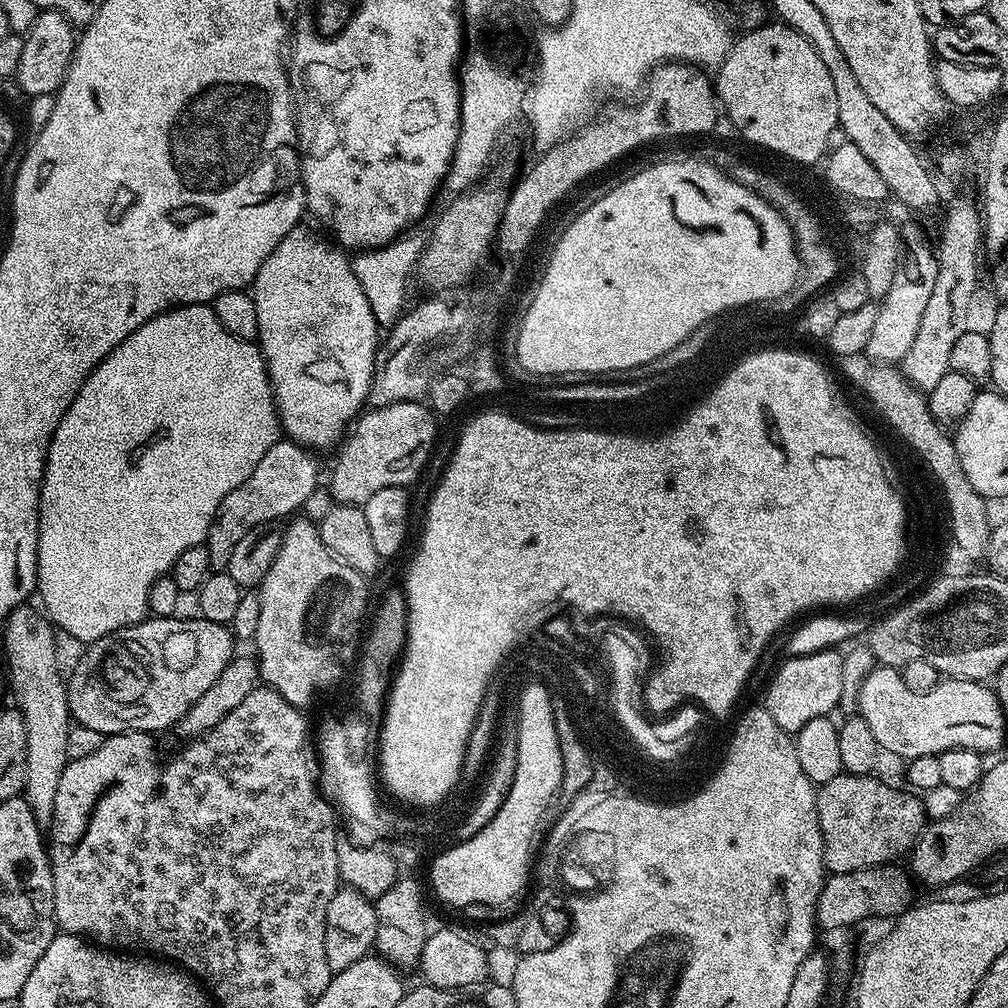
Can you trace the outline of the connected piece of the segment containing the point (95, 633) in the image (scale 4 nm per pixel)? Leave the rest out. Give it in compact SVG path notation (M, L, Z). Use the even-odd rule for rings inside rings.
M182 304L173 306L168 311L162 313L161 316L150 318L142 326L138 326L138 330L134 330L129 334L88 375L86 382L82 386L82 390L78 390L74 402L70 402L70 410L66 410L66 414L62 414L62 422L58 422L58 430L54 430L52 441L48 447L48 457L44 463L44 480L40 483L40 533L38 534L38 546L36 547L36 592L38 593L38 600L40 596L41 602L44 603L42 608L49 621L61 633L64 631L66 635L73 636L76 640L81 640L81 645L84 646L92 644L98 638L106 638L118 630L131 628L133 624L139 624L141 620L149 615L148 599L152 596L152 587L155 586L156 580L162 579L163 576L165 579L171 573L174 562L178 562L178 554L182 554L182 550L186 550L190 546L198 546L207 541L208 531L214 522L214 514L218 510L218 506L222 506L222 498L226 498L226 494L230 494L230 490L234 490L234 486L242 486L242 482L246 482L246 478L250 478L250 474L254 474L254 466L258 466L258 462L262 462L266 450L270 450L270 446L274 446L277 440L281 439L281 436L280 415L276 413L276 399L272 396L272 383L268 380L268 371L266 370L264 356L260 353L260 349L255 343L239 340L238 338L234 338L234 334L227 332L222 326L222 322L218 322L218 318L211 306L208 304Z

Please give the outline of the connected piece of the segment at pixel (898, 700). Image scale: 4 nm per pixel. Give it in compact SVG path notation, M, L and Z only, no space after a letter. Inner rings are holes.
M877 666L873 668L872 673L866 679L860 681L860 691L855 693L854 700L858 707L858 714L869 724L870 730L874 734L874 738L878 742L878 746L888 755L901 756L904 762L918 758L919 756L939 756L941 752L950 750L951 748L969 748L981 754L989 754L995 748L1000 748L1004 744L1004 716L1005 709L1000 707L1000 700L997 698L995 691L991 687L985 686L983 683L974 680L957 680L955 678L941 679L940 683L934 686L934 690L926 690L926 694L914 694L914 690L906 687L906 682L902 682L899 671L895 668L887 666Z

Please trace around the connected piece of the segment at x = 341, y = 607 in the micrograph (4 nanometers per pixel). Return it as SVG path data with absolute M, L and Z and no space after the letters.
M296 518L289 528L283 529L284 537L282 538L282 546L278 550L278 556L274 558L274 566L270 566L270 570L266 570L266 578L258 586L260 593L260 601L262 602L262 615L258 618L258 630L256 631L256 638L254 647L256 647L255 655L258 657L260 666L261 681L267 687L273 688L278 694L282 694L282 698L286 702L293 705L295 708L301 710L307 709L307 704L315 698L319 692L324 692L327 688L332 688L344 676L344 671L348 667L355 665L358 660L358 653L362 648L362 628L360 632L360 623L364 620L364 611L368 608L368 584L363 575L354 571L346 562L342 562L333 554L330 549L325 546L320 537L320 529L313 521L307 518Z

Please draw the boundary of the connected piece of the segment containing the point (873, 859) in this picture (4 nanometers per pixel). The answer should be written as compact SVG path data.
M841 774L819 785L816 809L822 830L824 867L829 873L853 872L895 861L895 856L903 857L911 849L926 827L919 795L908 790L899 792L876 778L872 774Z

